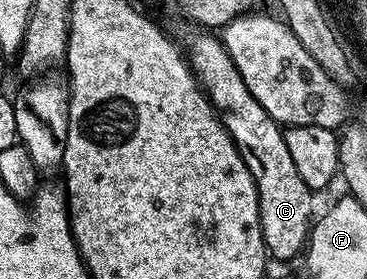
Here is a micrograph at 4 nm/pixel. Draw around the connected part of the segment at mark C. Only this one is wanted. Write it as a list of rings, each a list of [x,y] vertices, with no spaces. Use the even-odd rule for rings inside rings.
[[[217,36],[196,38],[190,49],[188,48],[188,60],[198,78],[198,84],[217,109],[222,126],[229,131],[248,171],[252,171],[252,179],[258,188],[260,227],[267,254],[273,260],[274,257],[278,261],[292,260],[308,244],[312,218],[315,216],[315,194],[308,183],[300,179],[300,171],[296,171],[296,163],[292,163],[288,143],[284,143],[283,130],[274,122],[272,115],[268,115],[268,111],[264,111],[264,107],[260,107],[260,103],[252,99],[248,83],[244,83],[240,71],[236,71],[236,63],[232,63],[228,51]]]

